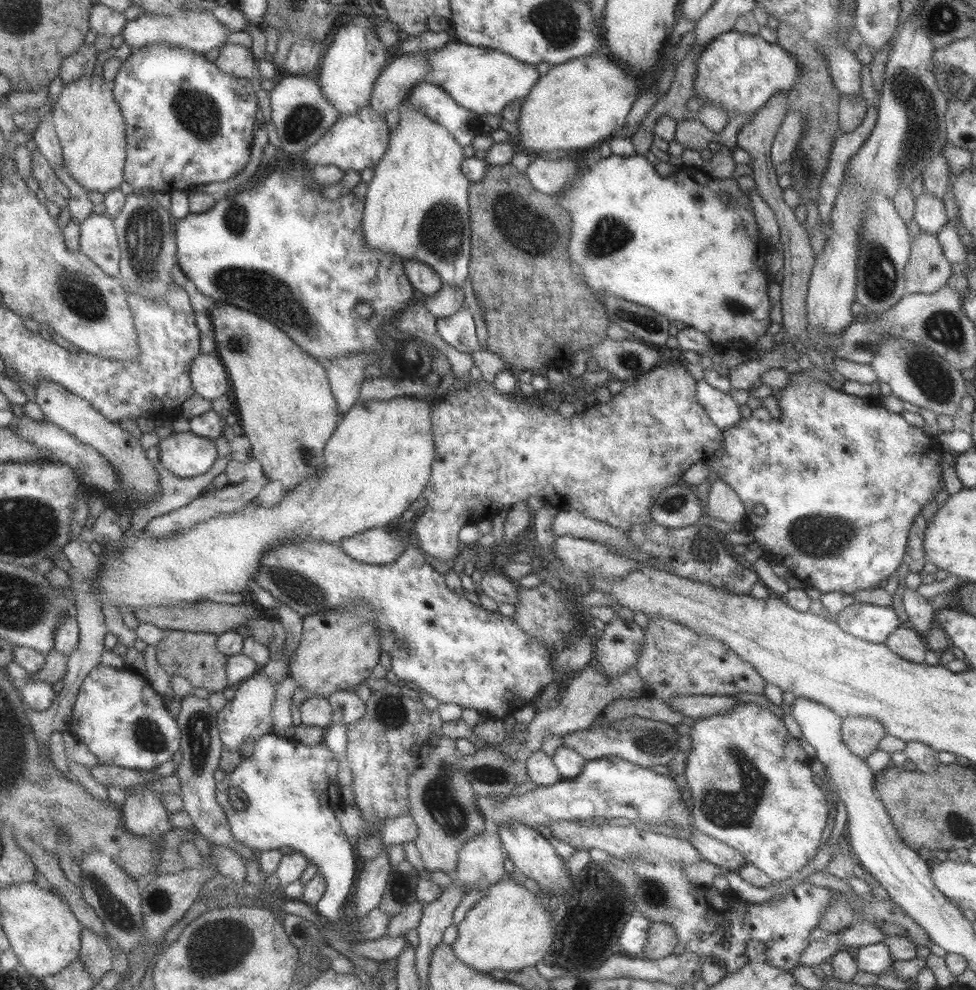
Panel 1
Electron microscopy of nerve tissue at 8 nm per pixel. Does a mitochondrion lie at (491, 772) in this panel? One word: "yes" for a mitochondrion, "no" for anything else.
yes

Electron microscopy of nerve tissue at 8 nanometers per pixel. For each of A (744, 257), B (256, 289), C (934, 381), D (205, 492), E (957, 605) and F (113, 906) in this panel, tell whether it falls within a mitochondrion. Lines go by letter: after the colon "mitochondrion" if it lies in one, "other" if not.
A: other
B: mitochondrion
C: mitochondrion
D: other
E: other
F: mitochondrion

